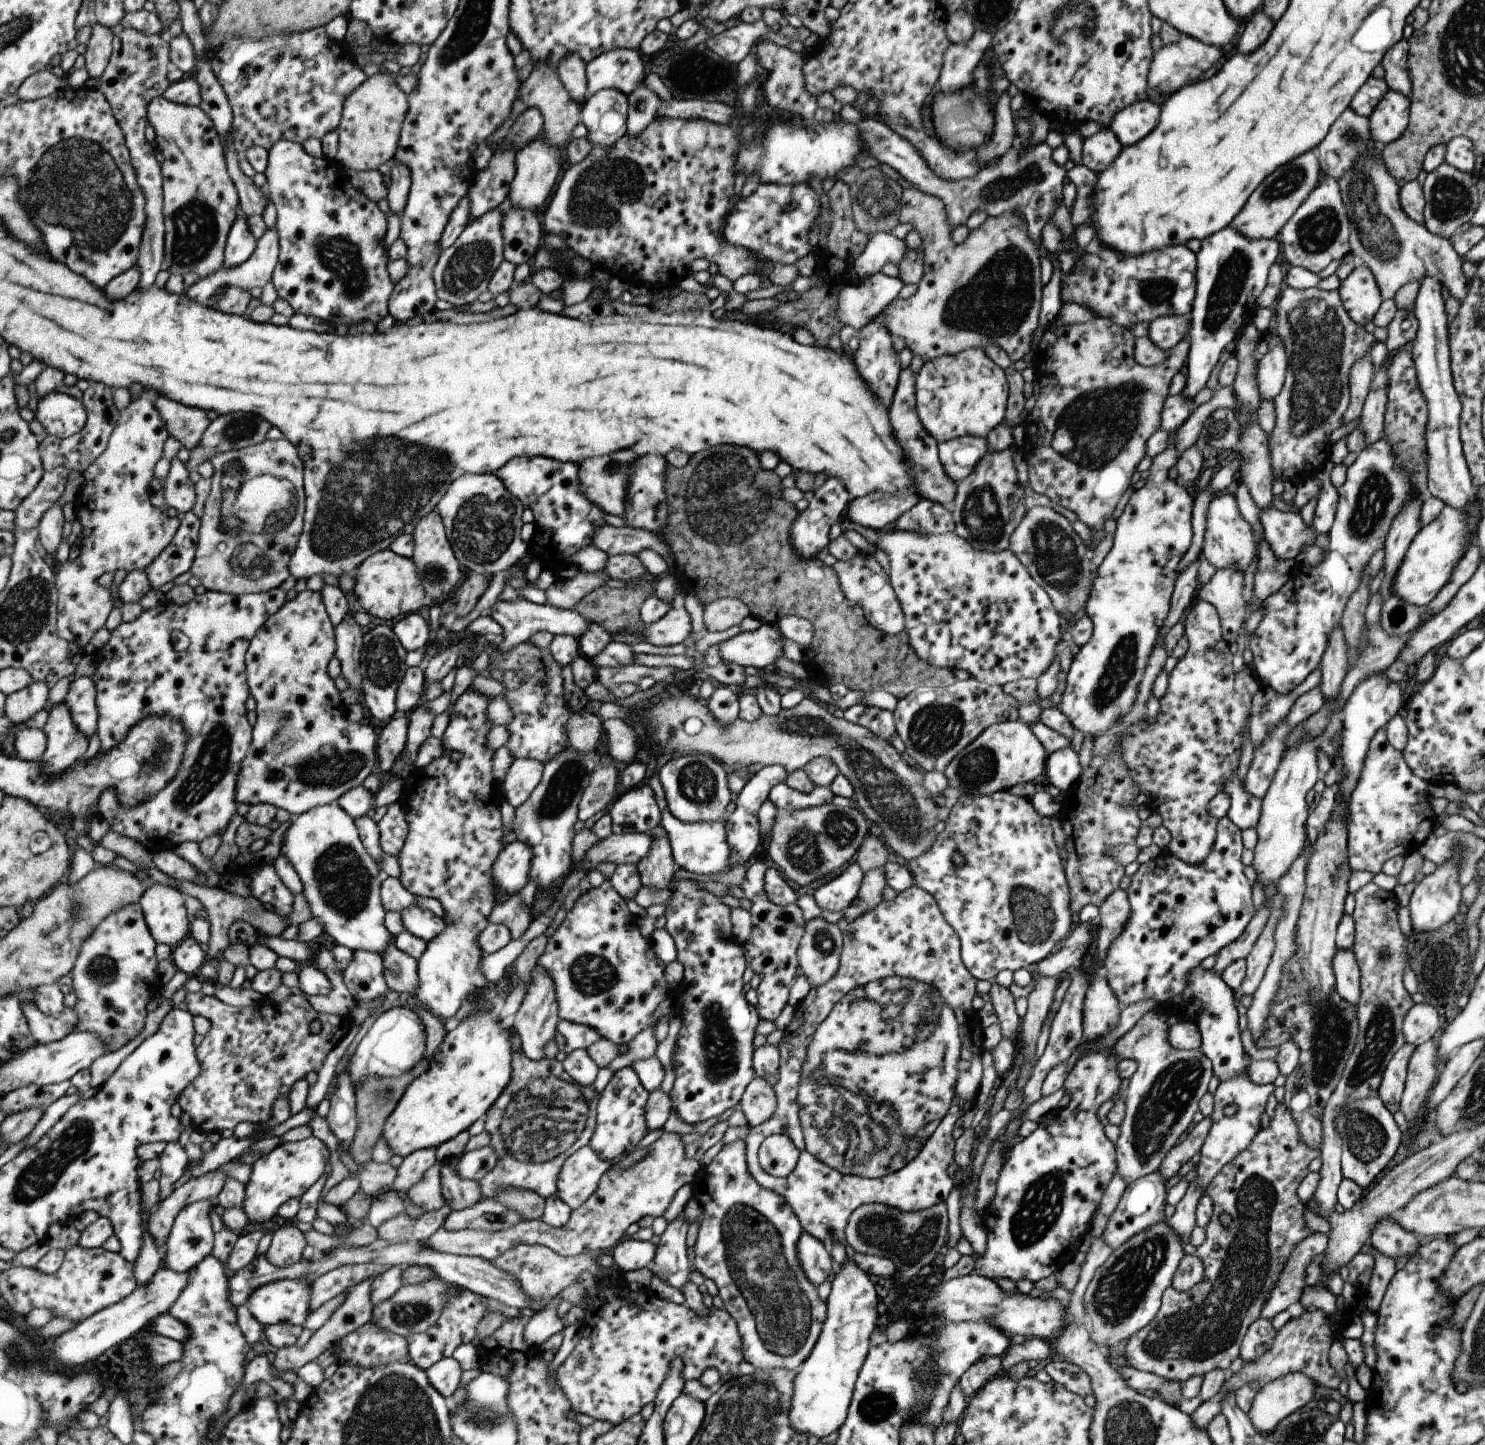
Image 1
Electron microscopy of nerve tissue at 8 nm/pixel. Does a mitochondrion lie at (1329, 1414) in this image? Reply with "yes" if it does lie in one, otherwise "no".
no

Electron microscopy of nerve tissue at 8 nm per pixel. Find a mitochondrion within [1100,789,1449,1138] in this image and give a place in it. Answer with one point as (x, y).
(1329, 1027)

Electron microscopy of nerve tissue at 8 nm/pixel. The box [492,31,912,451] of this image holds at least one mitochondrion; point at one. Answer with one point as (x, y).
(593, 195)

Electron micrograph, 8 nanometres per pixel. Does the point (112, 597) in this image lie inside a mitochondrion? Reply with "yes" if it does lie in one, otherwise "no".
no

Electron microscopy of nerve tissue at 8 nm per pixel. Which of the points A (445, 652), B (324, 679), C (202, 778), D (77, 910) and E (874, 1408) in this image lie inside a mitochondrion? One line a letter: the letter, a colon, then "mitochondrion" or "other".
A: other
B: other
C: mitochondrion
D: mitochondrion
E: mitochondrion

